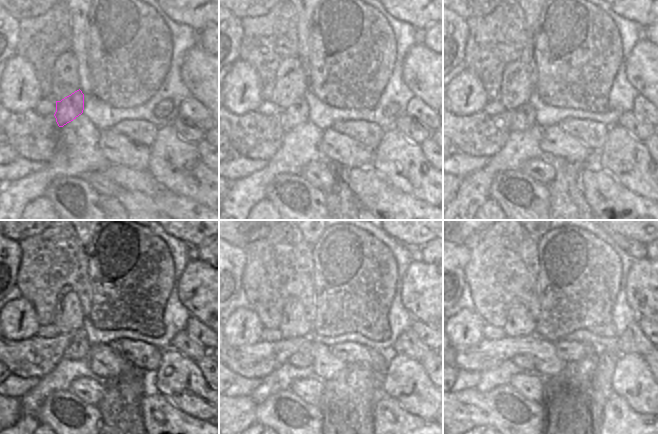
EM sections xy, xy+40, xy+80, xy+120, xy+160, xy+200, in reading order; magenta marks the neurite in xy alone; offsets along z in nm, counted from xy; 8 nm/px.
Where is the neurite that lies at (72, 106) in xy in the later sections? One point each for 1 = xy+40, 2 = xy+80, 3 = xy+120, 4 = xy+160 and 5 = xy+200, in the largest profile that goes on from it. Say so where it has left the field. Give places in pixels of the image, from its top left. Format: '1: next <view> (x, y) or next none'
1: next xy+40 (298, 113)
2: next xy+80 (525, 116)
3: next xy+120 (79, 348)
4: next xy+160 (305, 358)
5: next xy+200 (526, 362)

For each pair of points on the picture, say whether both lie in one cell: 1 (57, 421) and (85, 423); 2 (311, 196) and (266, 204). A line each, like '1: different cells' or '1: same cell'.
1: same cell
2: different cells

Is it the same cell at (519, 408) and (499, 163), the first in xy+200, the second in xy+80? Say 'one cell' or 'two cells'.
two cells

